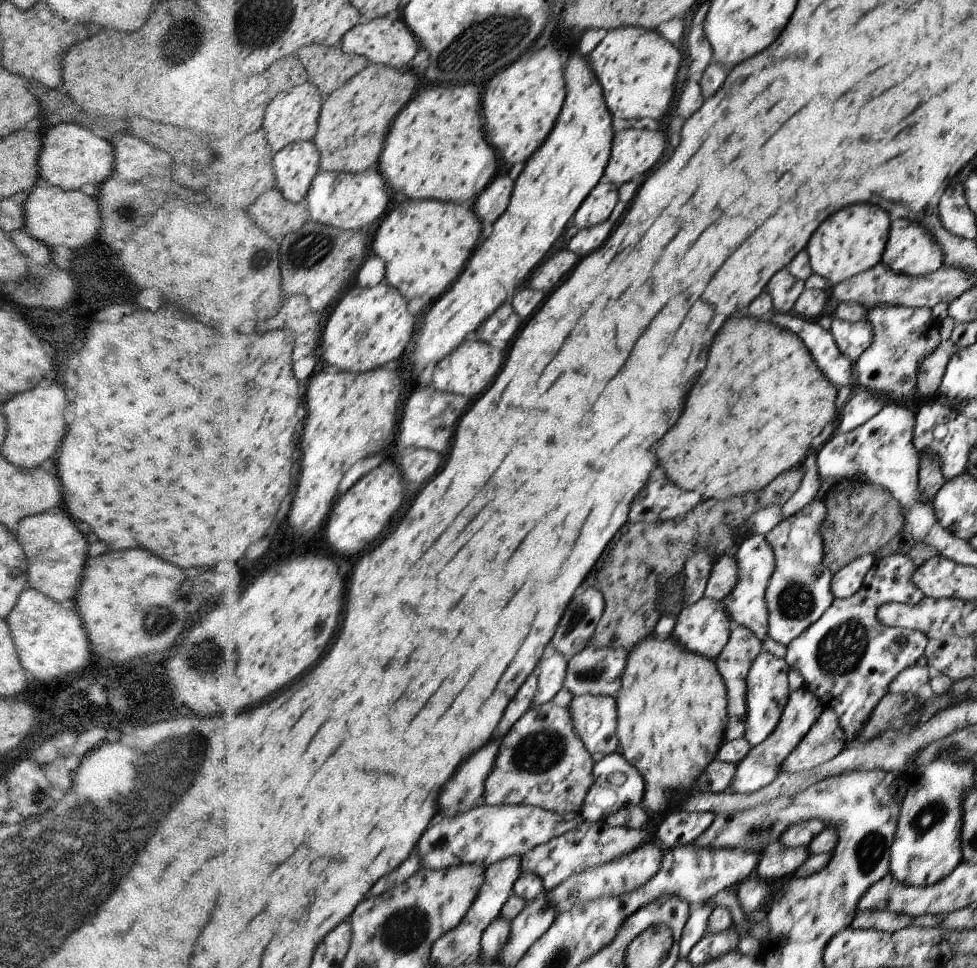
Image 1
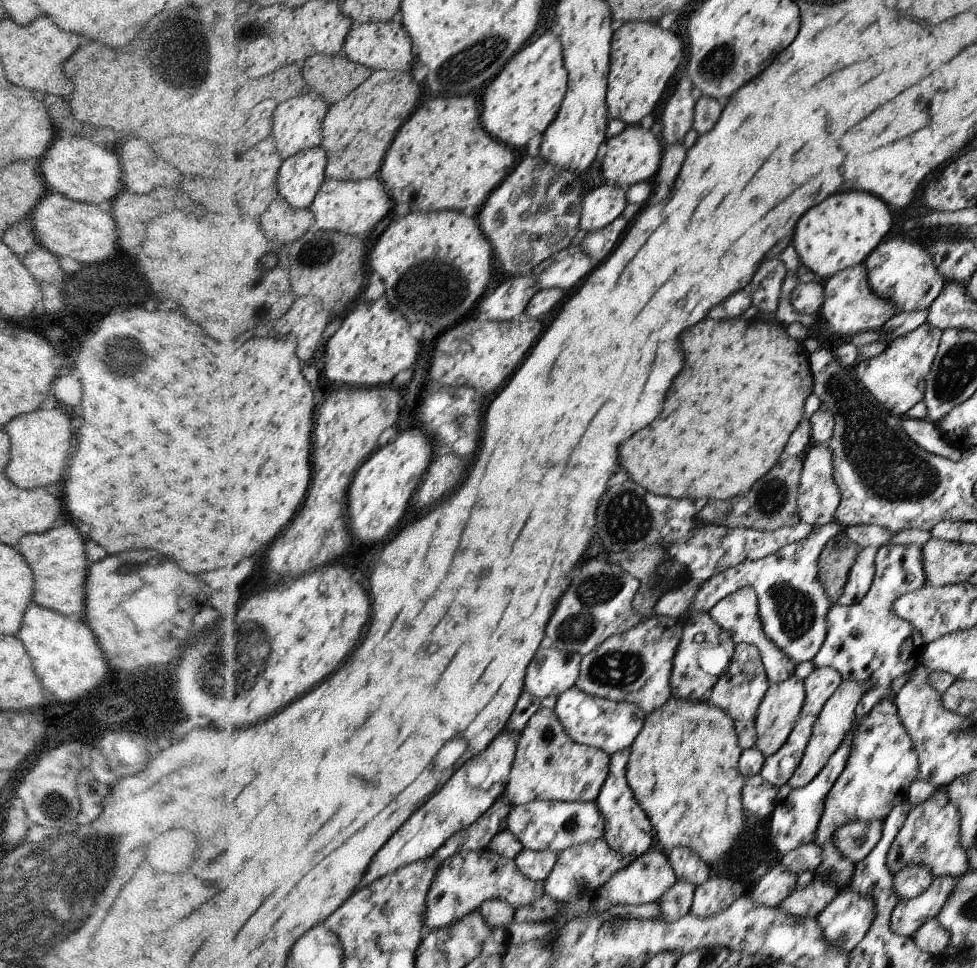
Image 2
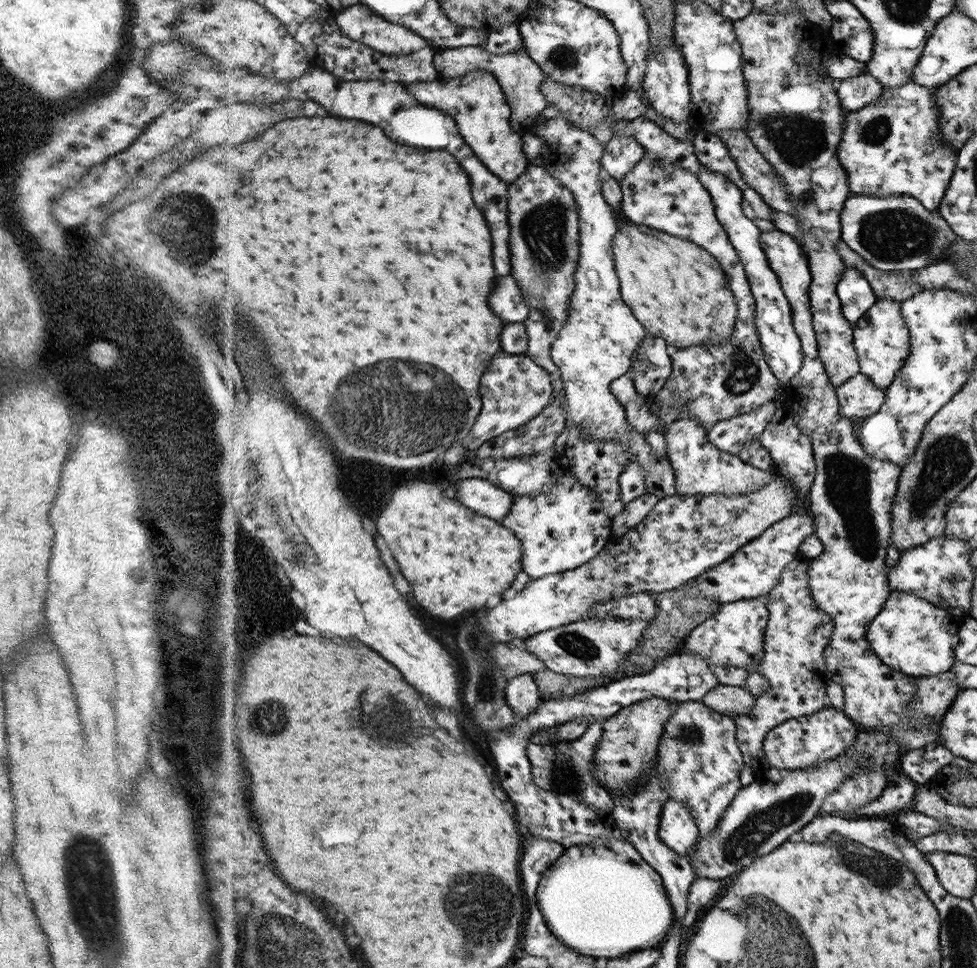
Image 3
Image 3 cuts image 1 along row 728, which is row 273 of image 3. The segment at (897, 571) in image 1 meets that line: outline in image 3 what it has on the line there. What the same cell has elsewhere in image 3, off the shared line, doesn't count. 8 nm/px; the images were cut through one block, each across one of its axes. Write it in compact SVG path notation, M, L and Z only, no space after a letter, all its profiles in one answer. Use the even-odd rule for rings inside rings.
M846 267L842 280L838 285L838 294L843 302L843 312L848 322L858 324L867 316L878 297L872 291L871 283L855 267Z

